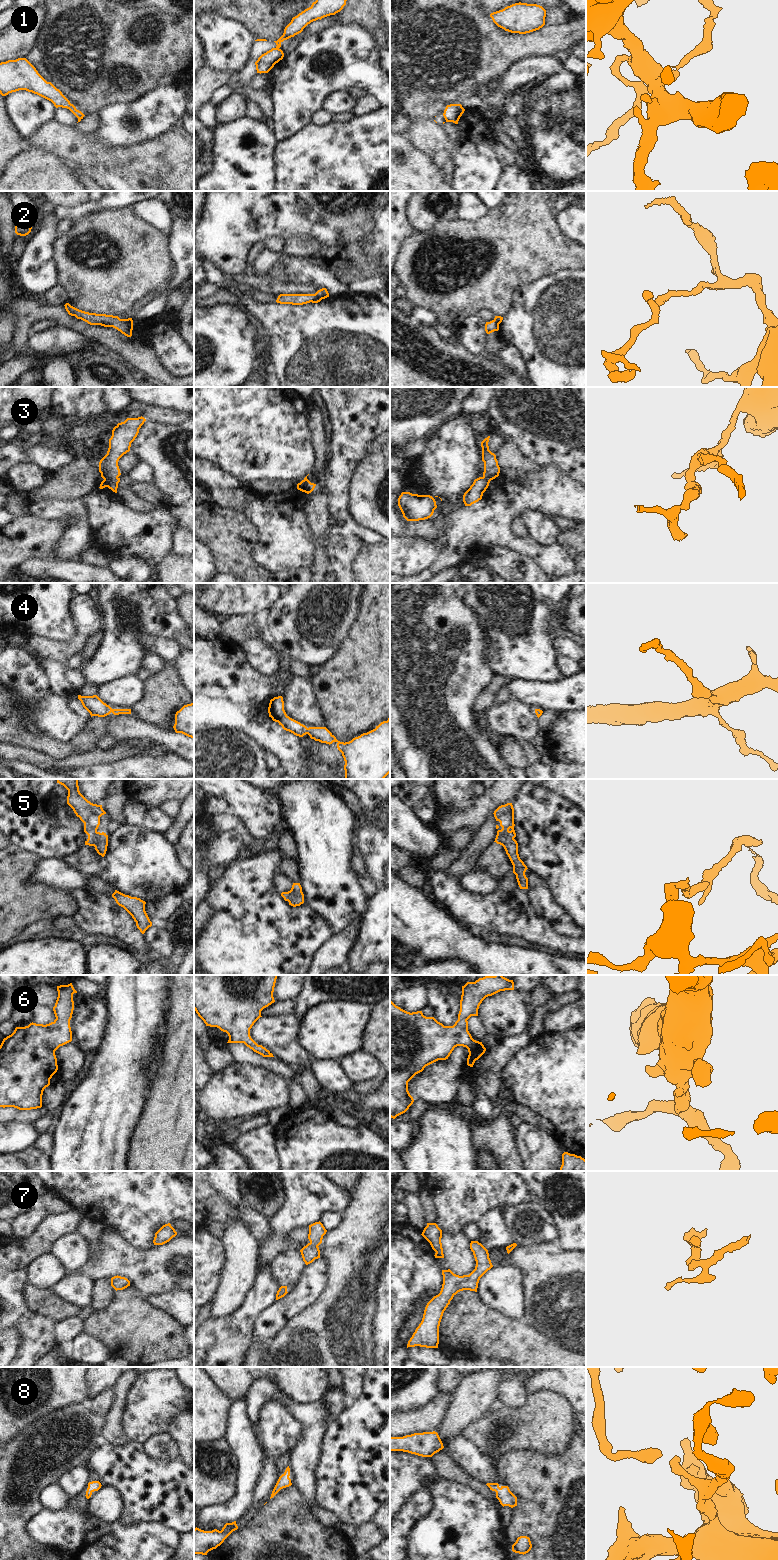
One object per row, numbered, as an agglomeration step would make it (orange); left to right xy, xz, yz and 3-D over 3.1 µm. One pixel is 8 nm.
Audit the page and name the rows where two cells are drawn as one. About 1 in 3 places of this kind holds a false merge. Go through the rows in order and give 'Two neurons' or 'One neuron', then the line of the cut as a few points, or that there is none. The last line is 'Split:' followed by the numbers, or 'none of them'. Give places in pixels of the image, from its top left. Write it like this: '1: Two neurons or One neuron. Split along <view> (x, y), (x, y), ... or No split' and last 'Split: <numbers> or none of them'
1: Two neurons. Split along xz (276, 47), (278, 48)
2: One neuron. No split
3: Two neurons. Split along xy (117, 477), (109, 477), (104, 480)
4: One neuron. No split
5: One neuron. No split
6: One neuron. No split
7: One neuron. No split
8: One neuron. No split
Split: 1, 3.

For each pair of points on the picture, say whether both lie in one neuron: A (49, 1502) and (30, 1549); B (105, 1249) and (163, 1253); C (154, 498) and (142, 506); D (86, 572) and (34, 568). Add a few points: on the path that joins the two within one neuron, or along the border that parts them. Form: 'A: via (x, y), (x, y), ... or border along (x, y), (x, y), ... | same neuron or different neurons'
A: border along (49, 1485), (39, 1495), (42, 1508) | different neurons
B: via (119, 1257), (149, 1257) | same neuron
C: border along (128, 488), (154, 506) | different neurons
D: via (73, 572), (47, 569) | same neuron

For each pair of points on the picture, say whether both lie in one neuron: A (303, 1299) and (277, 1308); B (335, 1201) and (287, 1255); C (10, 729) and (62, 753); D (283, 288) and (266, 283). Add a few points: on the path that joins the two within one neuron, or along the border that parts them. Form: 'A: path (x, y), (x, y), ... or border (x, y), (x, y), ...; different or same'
A: path (297, 1299), (283, 1308); same
B: border (286, 1247), (271, 1262); different
C: path (23, 737), (49, 746); same
D: path (279, 287), (270, 285); same

